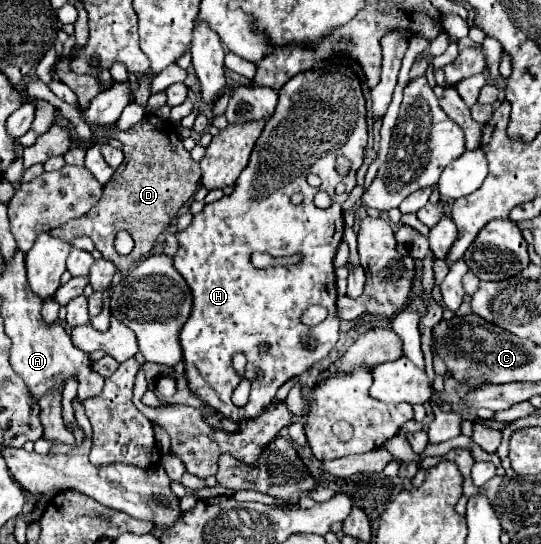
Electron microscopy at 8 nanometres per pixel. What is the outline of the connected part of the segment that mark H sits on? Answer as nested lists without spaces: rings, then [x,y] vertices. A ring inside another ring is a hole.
[[[328,64],[316,70],[302,72],[288,80],[278,92],[276,112],[270,116],[264,126],[266,132],[260,134],[256,146],[250,154],[248,166],[242,170],[234,184],[234,192],[230,196],[220,198],[218,202],[206,204],[200,214],[194,216],[192,224],[176,232],[178,252],[174,256],[174,268],[184,276],[188,288],[192,288],[192,312],[184,328],[180,328],[180,346],[184,348],[182,362],[186,364],[186,380],[190,392],[206,402],[214,412],[240,422],[252,420],[264,412],[268,404],[274,402],[276,390],[294,376],[300,376],[316,362],[324,360],[330,350],[338,342],[338,316],[336,316],[336,276],[334,276],[334,254],[342,242],[344,220],[340,204],[348,198],[350,190],[356,186],[356,170],[362,164],[364,148],[368,142],[366,128],[366,102],[362,96],[360,80],[354,76],[352,68],[342,64]],[[336,156],[344,156],[350,160],[348,176],[338,176],[336,172]],[[308,174],[316,174],[322,180],[318,190],[328,192],[334,198],[332,208],[320,210],[314,206],[316,188],[306,182]],[[344,182],[344,194],[336,194],[336,184]],[[294,192],[304,194],[304,202],[294,206],[290,196]],[[252,252],[264,252],[274,258],[302,254],[302,262],[296,266],[270,266],[270,268],[254,268],[250,262]],[[322,304],[328,310],[328,318],[316,326],[304,326],[300,322],[302,312],[312,306]],[[260,344],[268,344],[268,352],[260,352]],[[242,352],[246,356],[246,368],[240,376],[232,368],[232,356]],[[240,380],[250,380],[250,400],[246,406],[238,408],[232,404],[230,396],[240,384]]]

